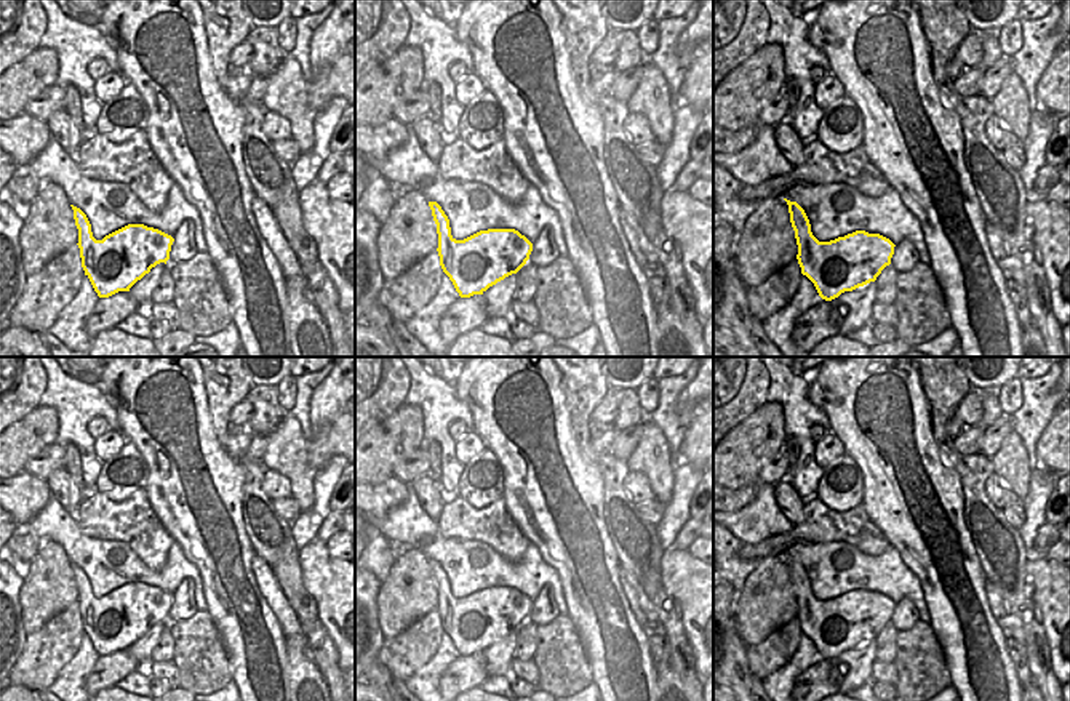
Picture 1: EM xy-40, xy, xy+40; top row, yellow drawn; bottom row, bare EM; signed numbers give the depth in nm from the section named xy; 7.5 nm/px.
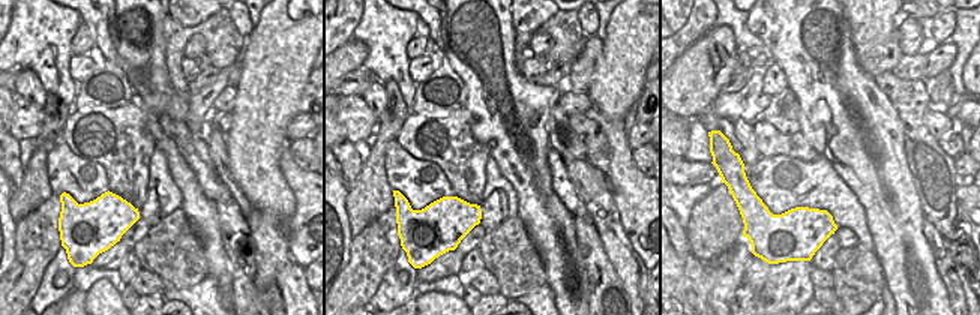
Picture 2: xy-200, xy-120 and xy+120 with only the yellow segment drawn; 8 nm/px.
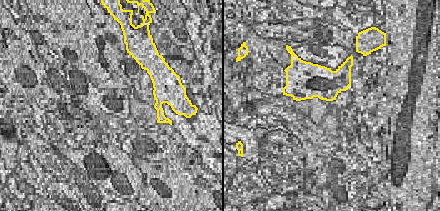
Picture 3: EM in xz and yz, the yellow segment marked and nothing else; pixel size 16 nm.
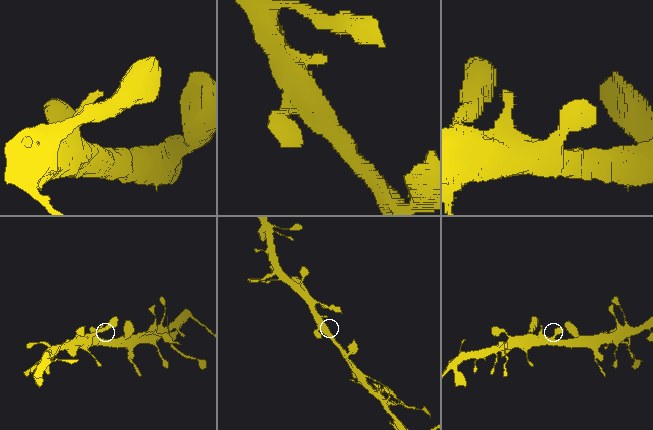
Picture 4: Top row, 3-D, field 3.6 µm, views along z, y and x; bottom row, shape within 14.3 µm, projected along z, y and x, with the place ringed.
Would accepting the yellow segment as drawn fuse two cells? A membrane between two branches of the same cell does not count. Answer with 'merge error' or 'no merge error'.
no merge error

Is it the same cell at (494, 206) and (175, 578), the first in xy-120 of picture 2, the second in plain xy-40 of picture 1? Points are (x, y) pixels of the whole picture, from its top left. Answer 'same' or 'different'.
different

